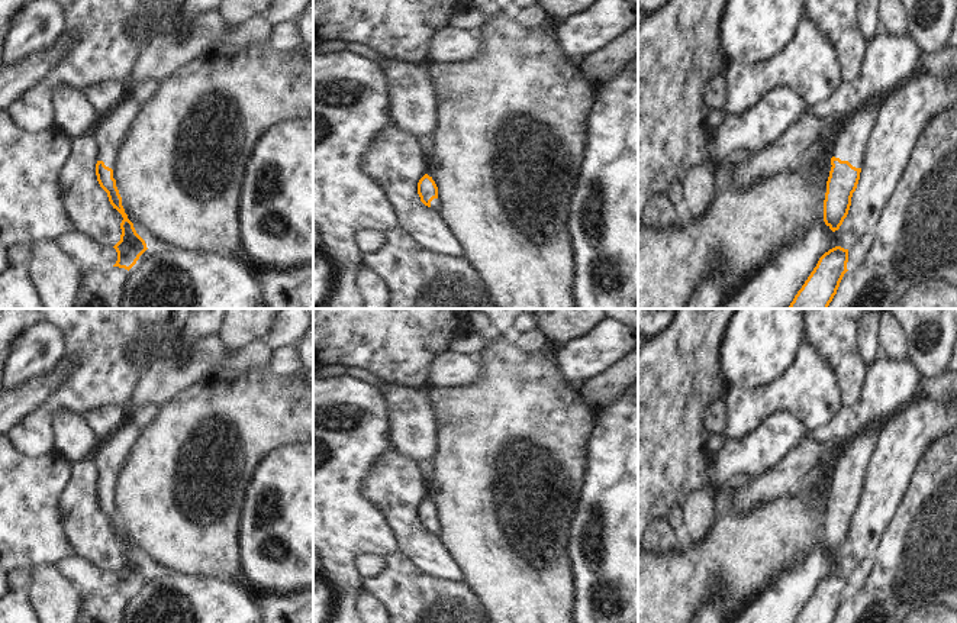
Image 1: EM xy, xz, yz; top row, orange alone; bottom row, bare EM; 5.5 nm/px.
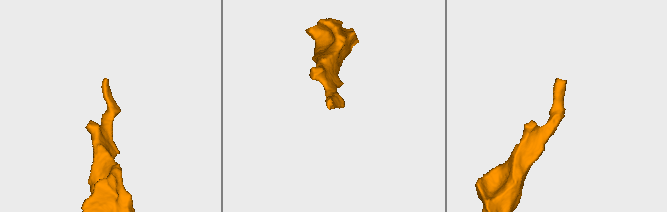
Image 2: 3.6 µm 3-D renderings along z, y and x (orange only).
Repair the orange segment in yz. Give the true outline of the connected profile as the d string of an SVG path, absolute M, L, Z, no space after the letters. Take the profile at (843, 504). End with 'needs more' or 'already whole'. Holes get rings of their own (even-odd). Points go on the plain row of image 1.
M883 426L867 427L842 446L840 456L828 468L832 491L826 506L824 546L832 556L840 553L848 539L882 433Z; needs more

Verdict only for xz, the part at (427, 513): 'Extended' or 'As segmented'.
Extended.

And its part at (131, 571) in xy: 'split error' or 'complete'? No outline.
split error

